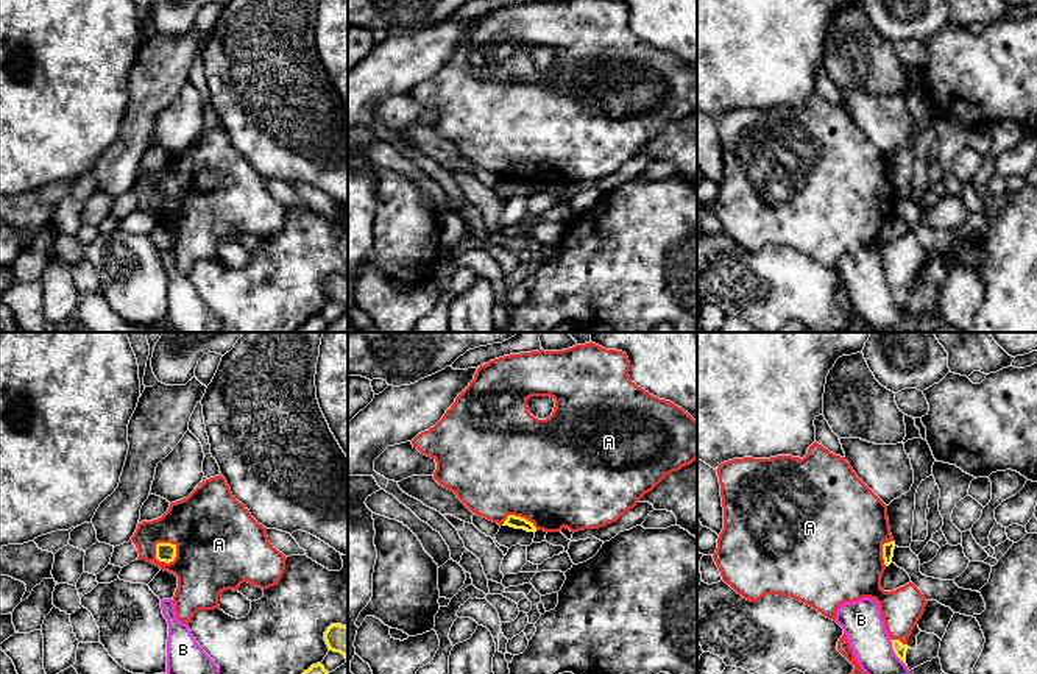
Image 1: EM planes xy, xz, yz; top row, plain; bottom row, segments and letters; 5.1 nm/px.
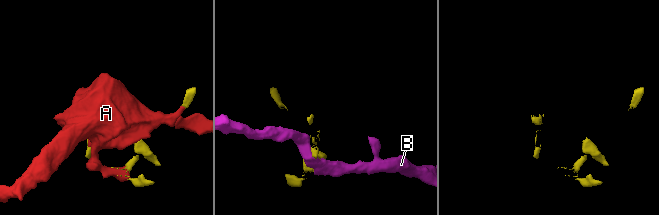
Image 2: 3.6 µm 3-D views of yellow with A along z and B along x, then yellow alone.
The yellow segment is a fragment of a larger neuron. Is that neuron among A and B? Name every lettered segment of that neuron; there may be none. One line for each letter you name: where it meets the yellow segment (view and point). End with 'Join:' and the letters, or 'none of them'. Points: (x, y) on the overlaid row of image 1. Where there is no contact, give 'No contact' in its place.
A: Touches yellow at xy (159, 543)
Join: A

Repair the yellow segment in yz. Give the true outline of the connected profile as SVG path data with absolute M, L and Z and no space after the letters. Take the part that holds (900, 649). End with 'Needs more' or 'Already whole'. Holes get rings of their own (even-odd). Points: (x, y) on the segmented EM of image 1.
M814 442L803 459L792 456L744 457L720 463L716 471L720 484L724 529L719 534L713 559L722 580L750 602L756 602L766 594L789 596L833 621L836 621L841 604L862 598L875 599L880 604L892 649L906 665L908 640L928 601L912 582L894 591L881 588L883 573L892 563L895 549L887 506L856 476L845 457L830 452Z. Needs more

